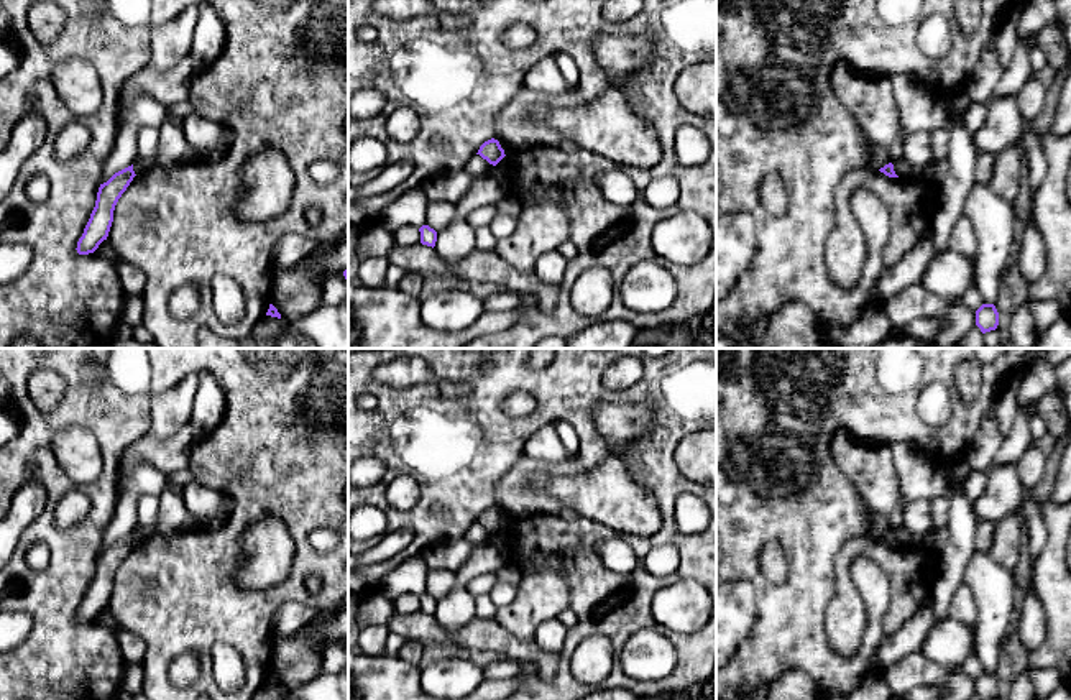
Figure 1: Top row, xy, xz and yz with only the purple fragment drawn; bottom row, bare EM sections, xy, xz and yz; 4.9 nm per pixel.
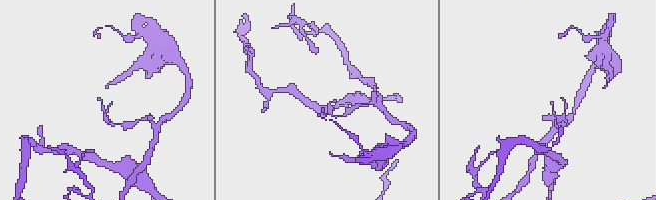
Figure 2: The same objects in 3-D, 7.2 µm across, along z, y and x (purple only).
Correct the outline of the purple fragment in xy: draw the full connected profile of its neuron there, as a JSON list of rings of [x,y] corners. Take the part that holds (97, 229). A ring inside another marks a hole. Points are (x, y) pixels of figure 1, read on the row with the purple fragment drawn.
[[[131,164],[115,173],[107,182],[100,184],[95,207],[90,214],[90,219],[84,228],[82,237],[77,242],[76,250],[79,255],[94,253],[99,248],[99,245],[103,240],[107,240],[113,222],[115,205],[135,176],[136,174]]]

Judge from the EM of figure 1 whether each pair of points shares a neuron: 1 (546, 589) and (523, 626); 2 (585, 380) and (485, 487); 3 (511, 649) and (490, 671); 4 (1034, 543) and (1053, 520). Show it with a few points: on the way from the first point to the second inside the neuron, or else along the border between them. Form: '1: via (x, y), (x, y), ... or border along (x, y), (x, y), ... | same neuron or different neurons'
1: via (539, 598), (523, 617) | same neuron
2: via (556, 401), (500, 457) | same neuron
3: border along (503, 656), (518, 664) | different neurons
4: border along (1042, 510), (1047, 544), (1034, 564) | different neurons

